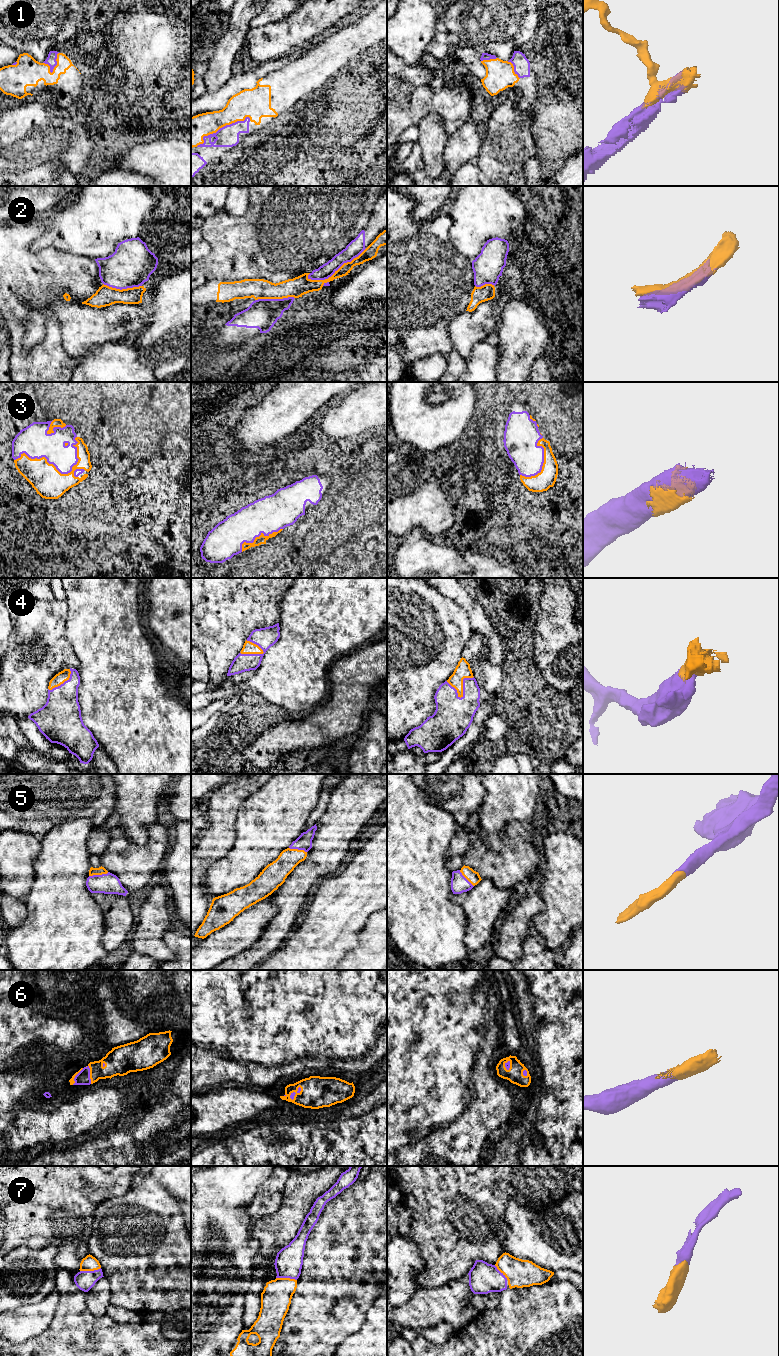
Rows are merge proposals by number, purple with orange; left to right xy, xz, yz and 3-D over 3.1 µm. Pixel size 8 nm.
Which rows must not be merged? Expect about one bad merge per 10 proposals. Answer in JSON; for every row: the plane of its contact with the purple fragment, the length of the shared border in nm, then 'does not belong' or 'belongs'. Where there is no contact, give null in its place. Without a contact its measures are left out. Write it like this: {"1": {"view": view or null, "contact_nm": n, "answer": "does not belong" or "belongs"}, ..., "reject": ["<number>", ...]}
{"1": {"view": "xz", "contact_nm": 500, "answer": "belongs"}, "2": {"view": "xz", "contact_nm": 550, "answer": "does not belong"}, "3": {"view": "xy", "contact_nm": 600, "answer": "belongs"}, "4": {"view": "yz", "contact_nm": 220, "answer": "belongs"}, "5": {"view": "xy", "contact_nm": 160, "answer": "belongs"}, "6": {"view": "xy", "contact_nm": 150, "answer": "belongs"}, "7": {"view": "xy", "contact_nm": 170, "answer": "belongs"}, "reject": ["2"]}

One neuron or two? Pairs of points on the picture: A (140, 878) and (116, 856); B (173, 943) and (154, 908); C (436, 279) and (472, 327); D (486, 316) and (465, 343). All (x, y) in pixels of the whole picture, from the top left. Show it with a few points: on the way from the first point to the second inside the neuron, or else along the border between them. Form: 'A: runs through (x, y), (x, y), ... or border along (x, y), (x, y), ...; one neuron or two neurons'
A: runs through (134, 872), (122, 860); one neuron
B: border along (164, 941), (174, 953), (174, 959); two neurons
C: border along (465, 310), (451, 320), (448, 328), (449, 333); two neurons
D: runs through (479, 323), (466, 336); one neuron

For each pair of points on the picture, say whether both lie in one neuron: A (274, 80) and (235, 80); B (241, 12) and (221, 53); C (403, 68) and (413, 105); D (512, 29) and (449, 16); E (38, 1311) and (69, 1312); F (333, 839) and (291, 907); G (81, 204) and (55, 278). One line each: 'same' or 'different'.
A: different
B: same
C: different
D: same
E: different
F: same
G: different

